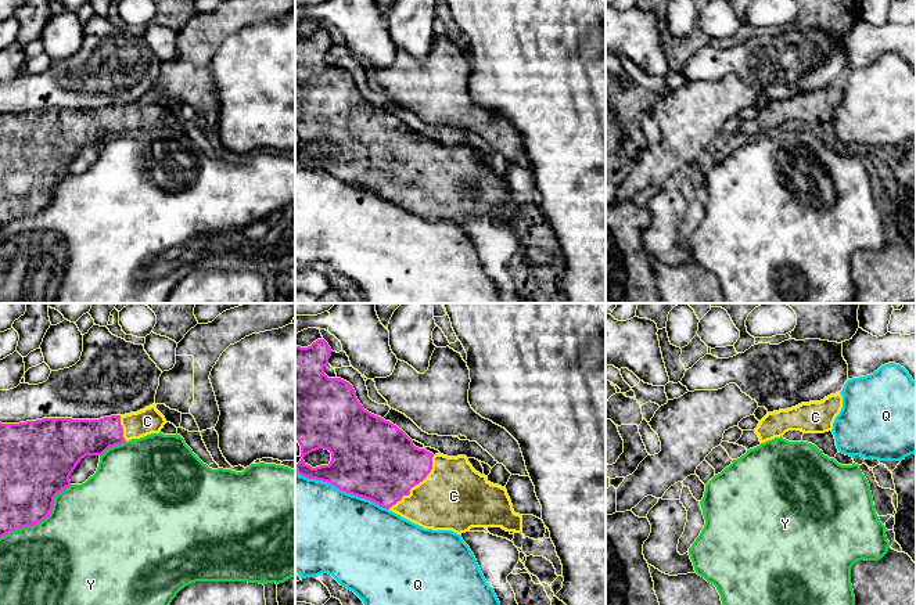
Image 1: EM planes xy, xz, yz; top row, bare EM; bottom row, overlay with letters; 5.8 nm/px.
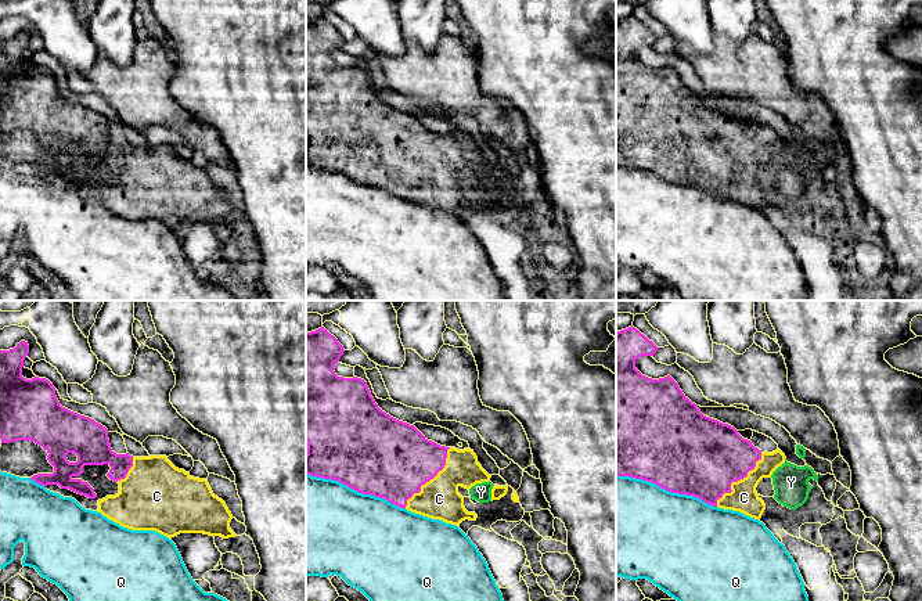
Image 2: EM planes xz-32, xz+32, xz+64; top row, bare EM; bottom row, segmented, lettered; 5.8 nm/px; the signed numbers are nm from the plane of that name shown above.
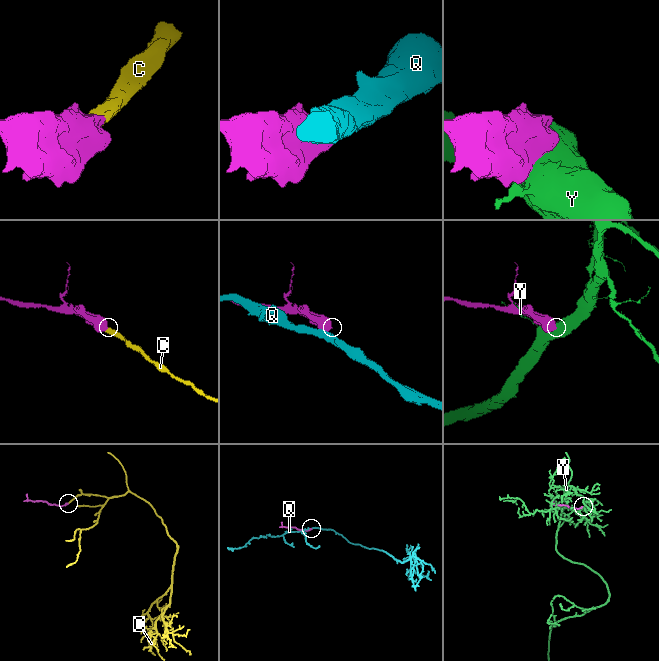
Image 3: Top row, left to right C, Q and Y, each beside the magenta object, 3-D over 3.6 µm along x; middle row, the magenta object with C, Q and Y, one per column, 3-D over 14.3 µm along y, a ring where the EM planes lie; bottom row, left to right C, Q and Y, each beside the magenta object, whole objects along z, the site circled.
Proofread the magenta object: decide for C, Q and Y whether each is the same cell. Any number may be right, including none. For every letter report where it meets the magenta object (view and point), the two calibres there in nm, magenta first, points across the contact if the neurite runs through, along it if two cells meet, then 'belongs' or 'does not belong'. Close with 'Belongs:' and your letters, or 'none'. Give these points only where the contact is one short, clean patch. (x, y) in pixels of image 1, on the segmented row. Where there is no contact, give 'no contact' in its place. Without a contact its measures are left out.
C: xz (416, 483) | 440/400 nm | across xz (379, 463), (390, 474), (416, 483), (424, 489), (453, 496) | belongs
Q: xz (342, 490) | 460/500 nm | does not belong
Y: xy (40, 521) | 360/500 nm | does not belong
Belongs: C

